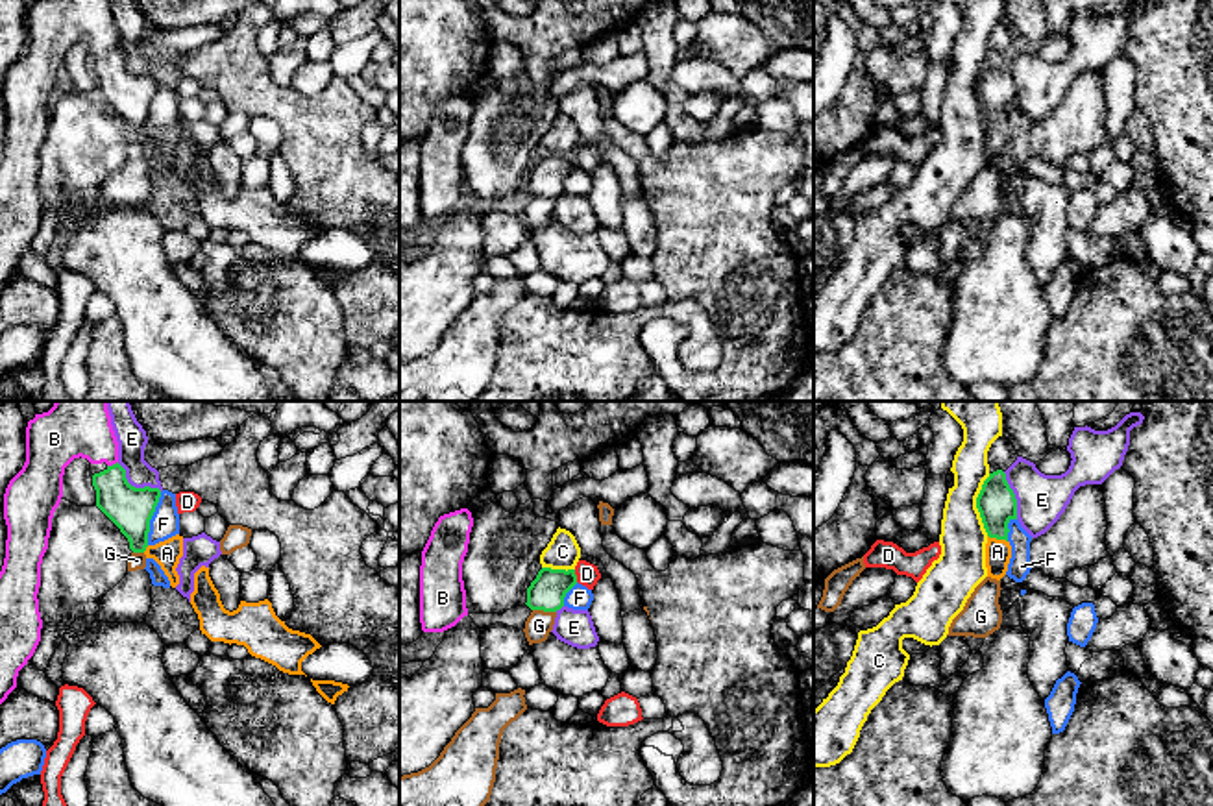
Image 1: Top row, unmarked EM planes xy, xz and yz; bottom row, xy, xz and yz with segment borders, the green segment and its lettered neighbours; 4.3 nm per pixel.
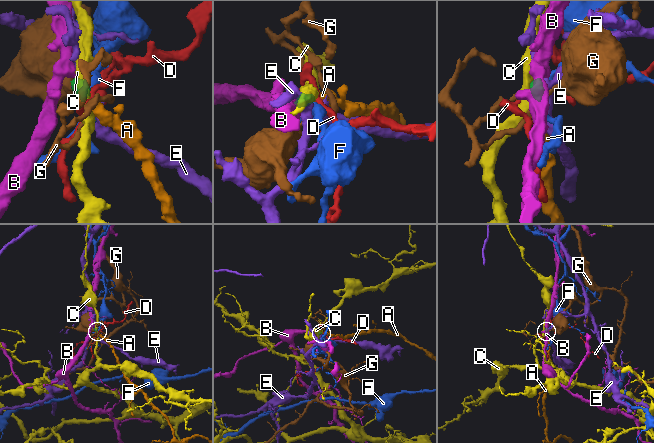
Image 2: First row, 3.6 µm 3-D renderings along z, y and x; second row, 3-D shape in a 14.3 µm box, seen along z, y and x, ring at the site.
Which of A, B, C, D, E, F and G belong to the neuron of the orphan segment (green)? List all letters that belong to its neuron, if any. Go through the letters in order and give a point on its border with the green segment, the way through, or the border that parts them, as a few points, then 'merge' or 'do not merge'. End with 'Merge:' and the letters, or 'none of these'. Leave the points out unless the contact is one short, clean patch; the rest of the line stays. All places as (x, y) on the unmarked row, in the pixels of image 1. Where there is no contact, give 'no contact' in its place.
A: yz (997, 124) | across yz (997, 91), (997, 124), (997, 137) | merge
B: xy (113, 50) | across xy (130, 95), (113, 78), (113, 50), (85, 23), (63, 23) | merge
C: yz (977, 91) | along yz (990, 60), (977, 84), (977, 97), (986, 121) | do not merge
D: xz (575, 161) | along xz (574, 156), (577, 167) | do not merge
E: xy (134, 73) | along xy (117, 48), (132, 71), (158, 73), (161, 76) | do not merge
F: xy (150, 104) | along xy (161, 78), (150, 106), (147, 130) | do not merge
G: xz (544, 196) | along xz (533, 195), (555, 198) | do not merge
Merge: A, B

